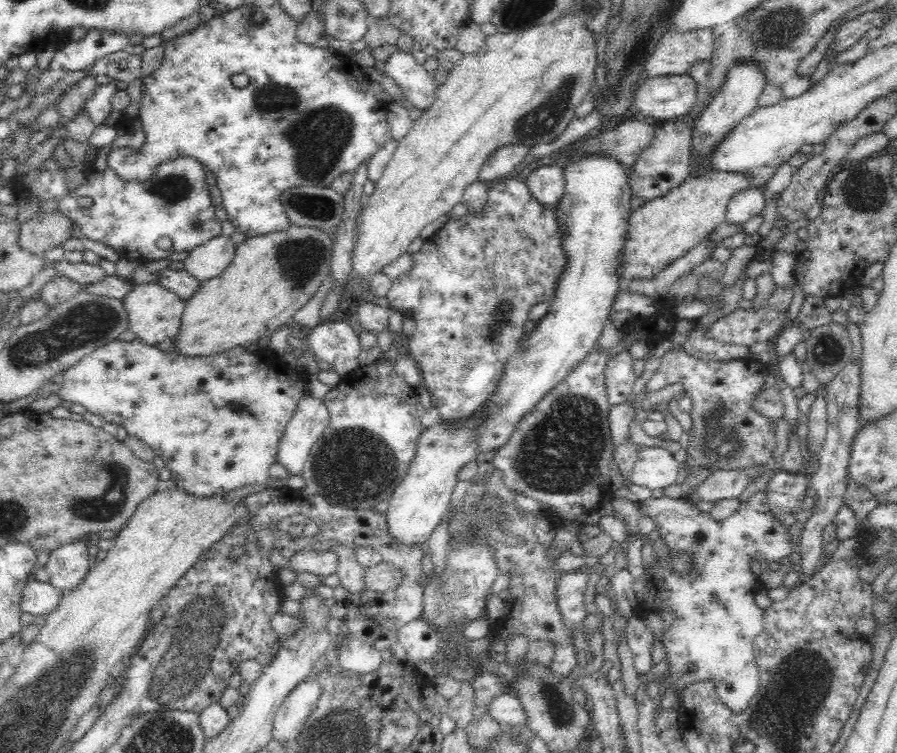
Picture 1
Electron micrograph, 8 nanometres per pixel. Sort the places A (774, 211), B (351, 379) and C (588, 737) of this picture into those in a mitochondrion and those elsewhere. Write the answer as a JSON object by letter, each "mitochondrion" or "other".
{"A":"other","B":"other","C":"other"}

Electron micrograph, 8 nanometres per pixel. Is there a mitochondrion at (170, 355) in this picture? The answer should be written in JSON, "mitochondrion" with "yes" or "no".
{"mitochondrion":"no"}

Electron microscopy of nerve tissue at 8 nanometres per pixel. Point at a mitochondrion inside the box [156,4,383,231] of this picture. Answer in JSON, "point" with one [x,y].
{"point":[320,136]}

